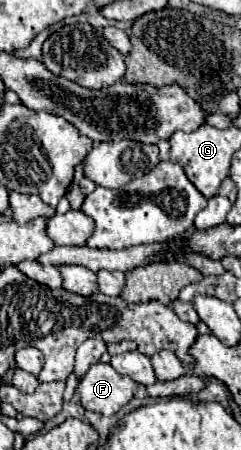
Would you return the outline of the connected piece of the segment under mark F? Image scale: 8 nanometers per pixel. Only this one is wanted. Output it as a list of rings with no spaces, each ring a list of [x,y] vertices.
[[[98,362],[80,378],[76,394],[86,410],[112,416],[132,400],[136,386],[132,378],[118,374],[110,364]]]

